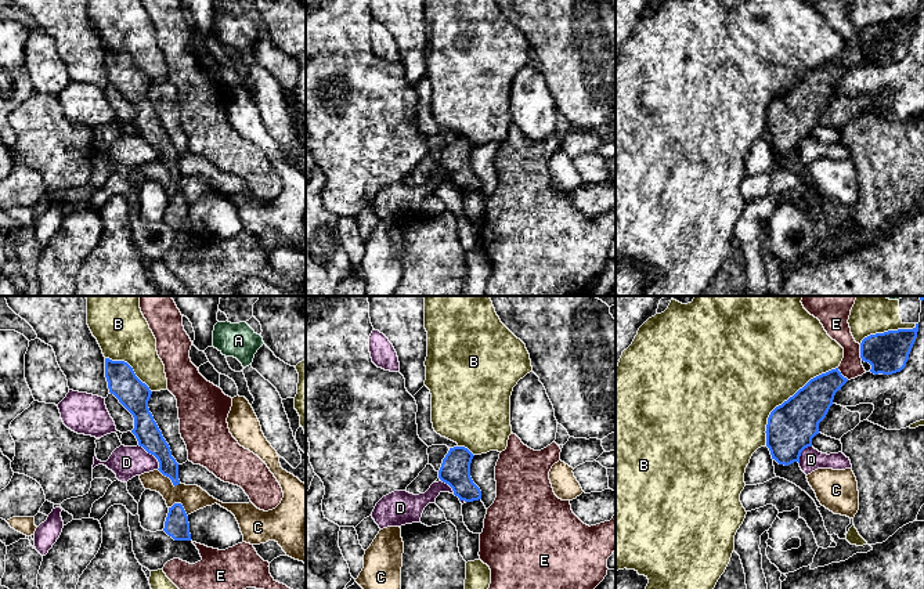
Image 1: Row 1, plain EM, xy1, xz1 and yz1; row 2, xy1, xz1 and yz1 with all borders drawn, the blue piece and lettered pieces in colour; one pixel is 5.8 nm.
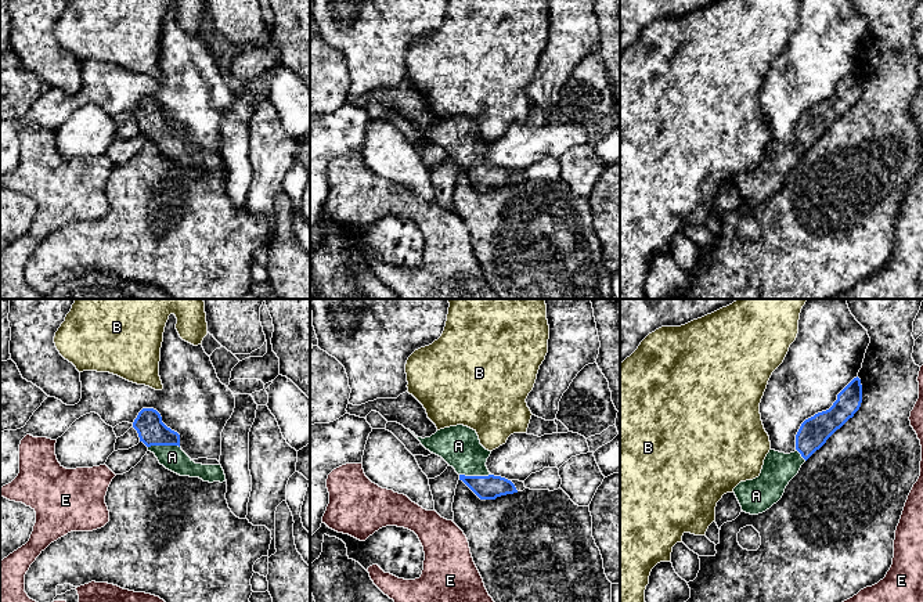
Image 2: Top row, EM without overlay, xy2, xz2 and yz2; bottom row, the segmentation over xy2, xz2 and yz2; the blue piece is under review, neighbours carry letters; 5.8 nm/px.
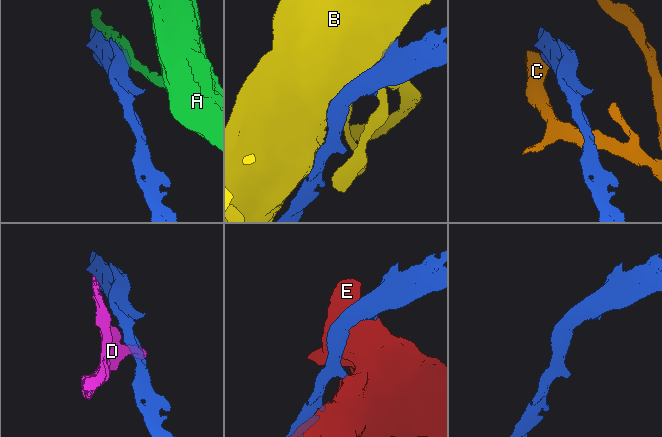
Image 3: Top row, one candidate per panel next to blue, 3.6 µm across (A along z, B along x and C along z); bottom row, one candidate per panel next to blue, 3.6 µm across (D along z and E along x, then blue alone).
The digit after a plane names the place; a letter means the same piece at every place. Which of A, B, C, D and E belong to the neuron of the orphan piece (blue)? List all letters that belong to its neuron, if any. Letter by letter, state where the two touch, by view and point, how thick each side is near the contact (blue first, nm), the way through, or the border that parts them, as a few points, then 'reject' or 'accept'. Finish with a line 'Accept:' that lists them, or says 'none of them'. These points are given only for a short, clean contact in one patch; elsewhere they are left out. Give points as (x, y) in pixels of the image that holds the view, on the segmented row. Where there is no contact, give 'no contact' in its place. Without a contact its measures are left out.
A: meets blue in xy2 at (163, 444); 160 nm thick on the blue side, 140 nm on the other; accept
B: meets blue in yz1 at (789, 398); 280 nm thick on the blue side, 500 nm on the other; reject
C: meets blue in xy1 at (170, 479); 140 nm thick on the blue side, 150 nm on the other; reject
D: meets blue in xy1 at (152, 454); 150 nm thick on the blue side, 190 nm on the other; border along xy1 (139, 444), (156, 459), (158, 469); reject
E: meets blue in yz1 at (861, 353); 240 nm thick on the blue side, 160 nm on the other; reject
Accept: A

